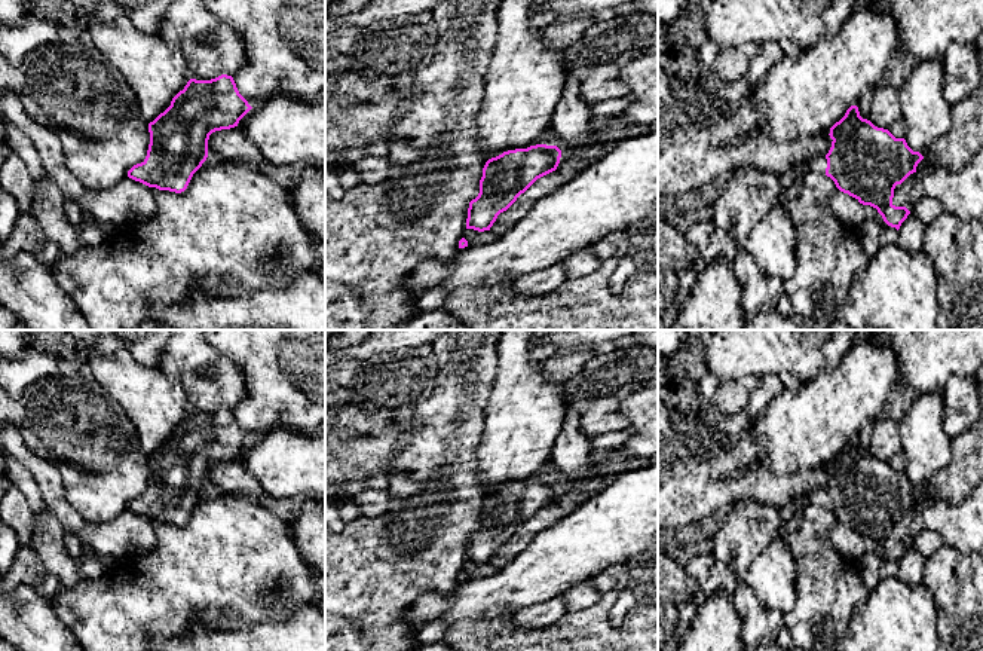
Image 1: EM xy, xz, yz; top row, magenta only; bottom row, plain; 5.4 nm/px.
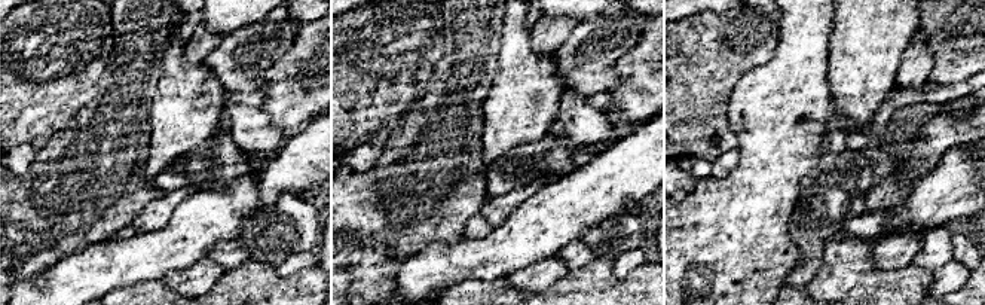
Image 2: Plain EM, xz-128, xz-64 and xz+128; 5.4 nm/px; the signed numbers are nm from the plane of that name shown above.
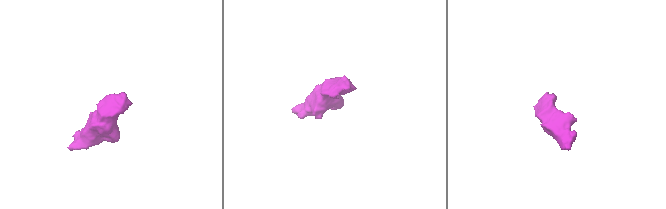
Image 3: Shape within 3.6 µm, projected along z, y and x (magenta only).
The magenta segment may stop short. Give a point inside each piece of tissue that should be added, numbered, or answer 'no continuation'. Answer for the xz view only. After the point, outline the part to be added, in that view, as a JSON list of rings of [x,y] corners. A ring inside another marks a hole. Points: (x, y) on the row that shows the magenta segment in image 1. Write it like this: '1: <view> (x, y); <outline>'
no continuation

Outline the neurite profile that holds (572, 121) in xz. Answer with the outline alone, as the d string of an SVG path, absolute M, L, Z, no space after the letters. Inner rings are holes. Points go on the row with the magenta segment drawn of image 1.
M567 77L552 114L549 138L561 152L572 150L588 144L594 129L595 120L590 113L590 104L581 98L578 80Z

